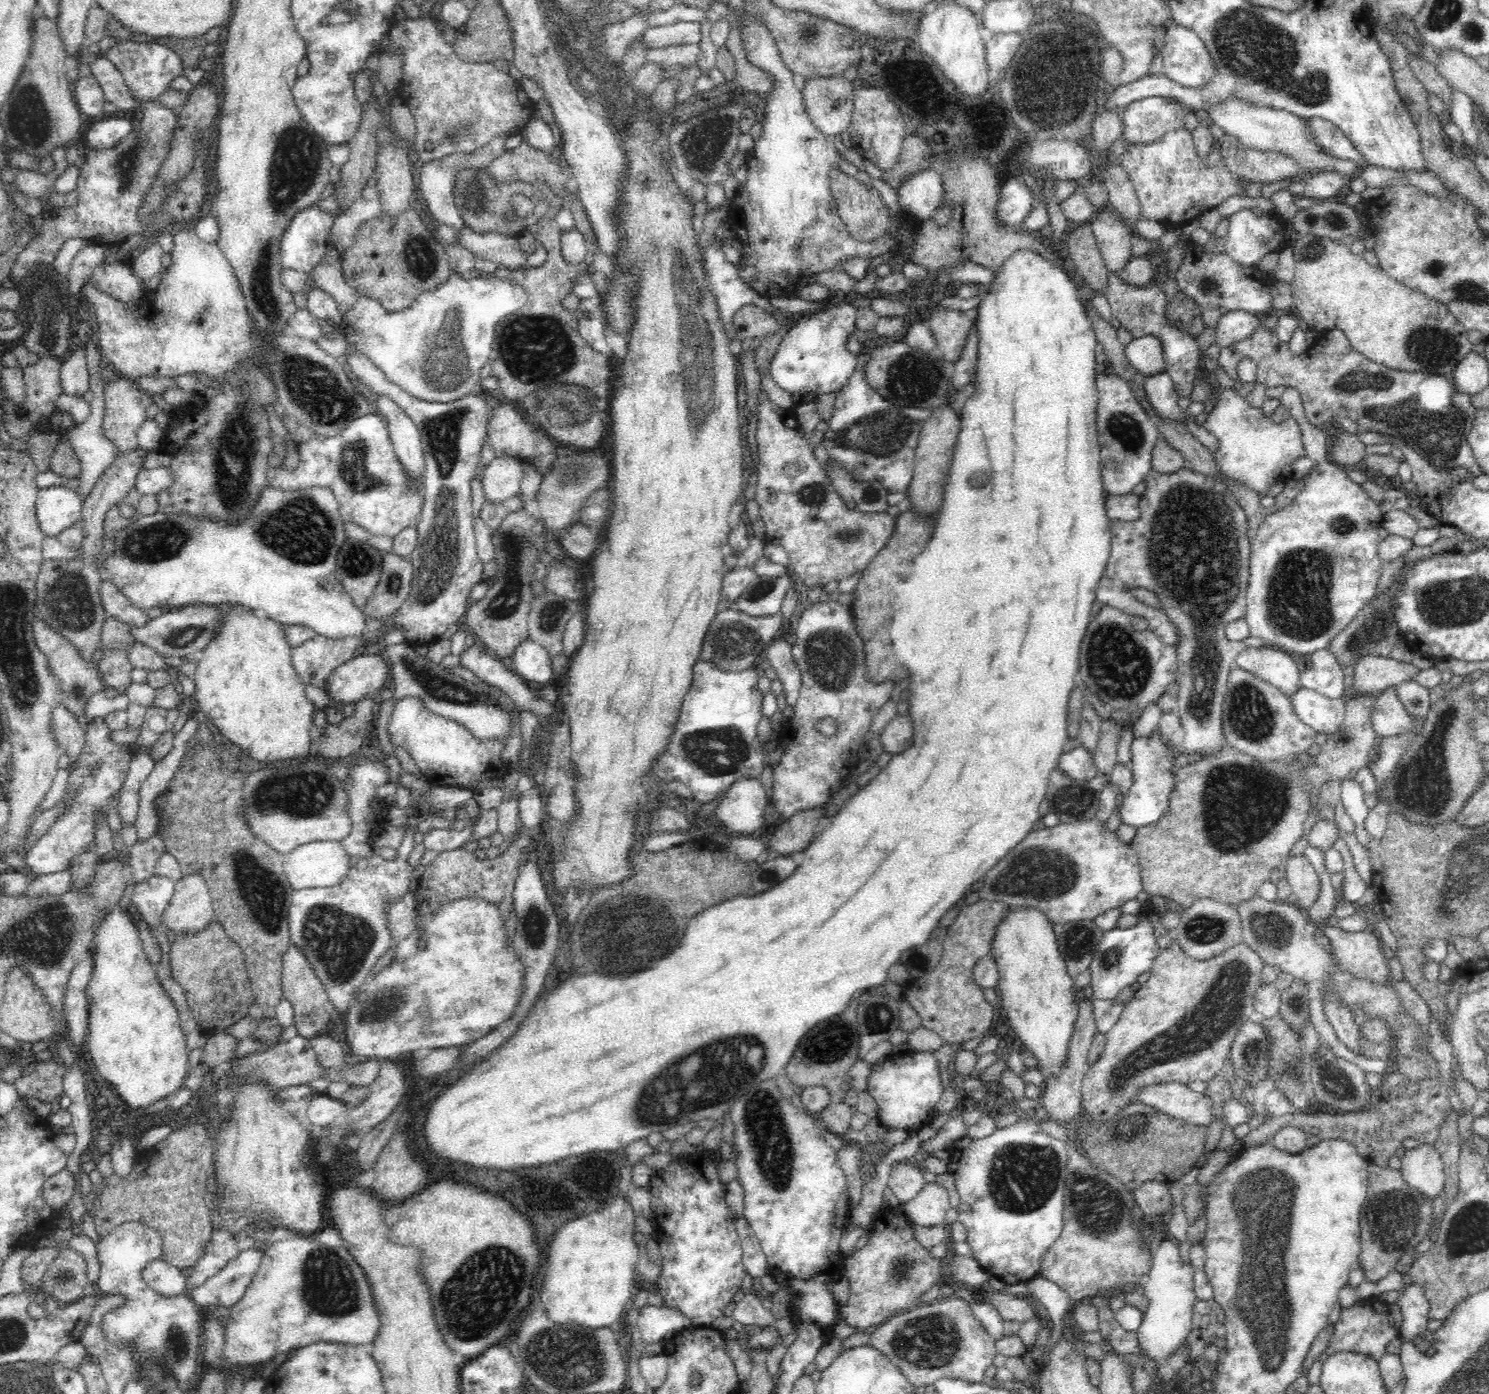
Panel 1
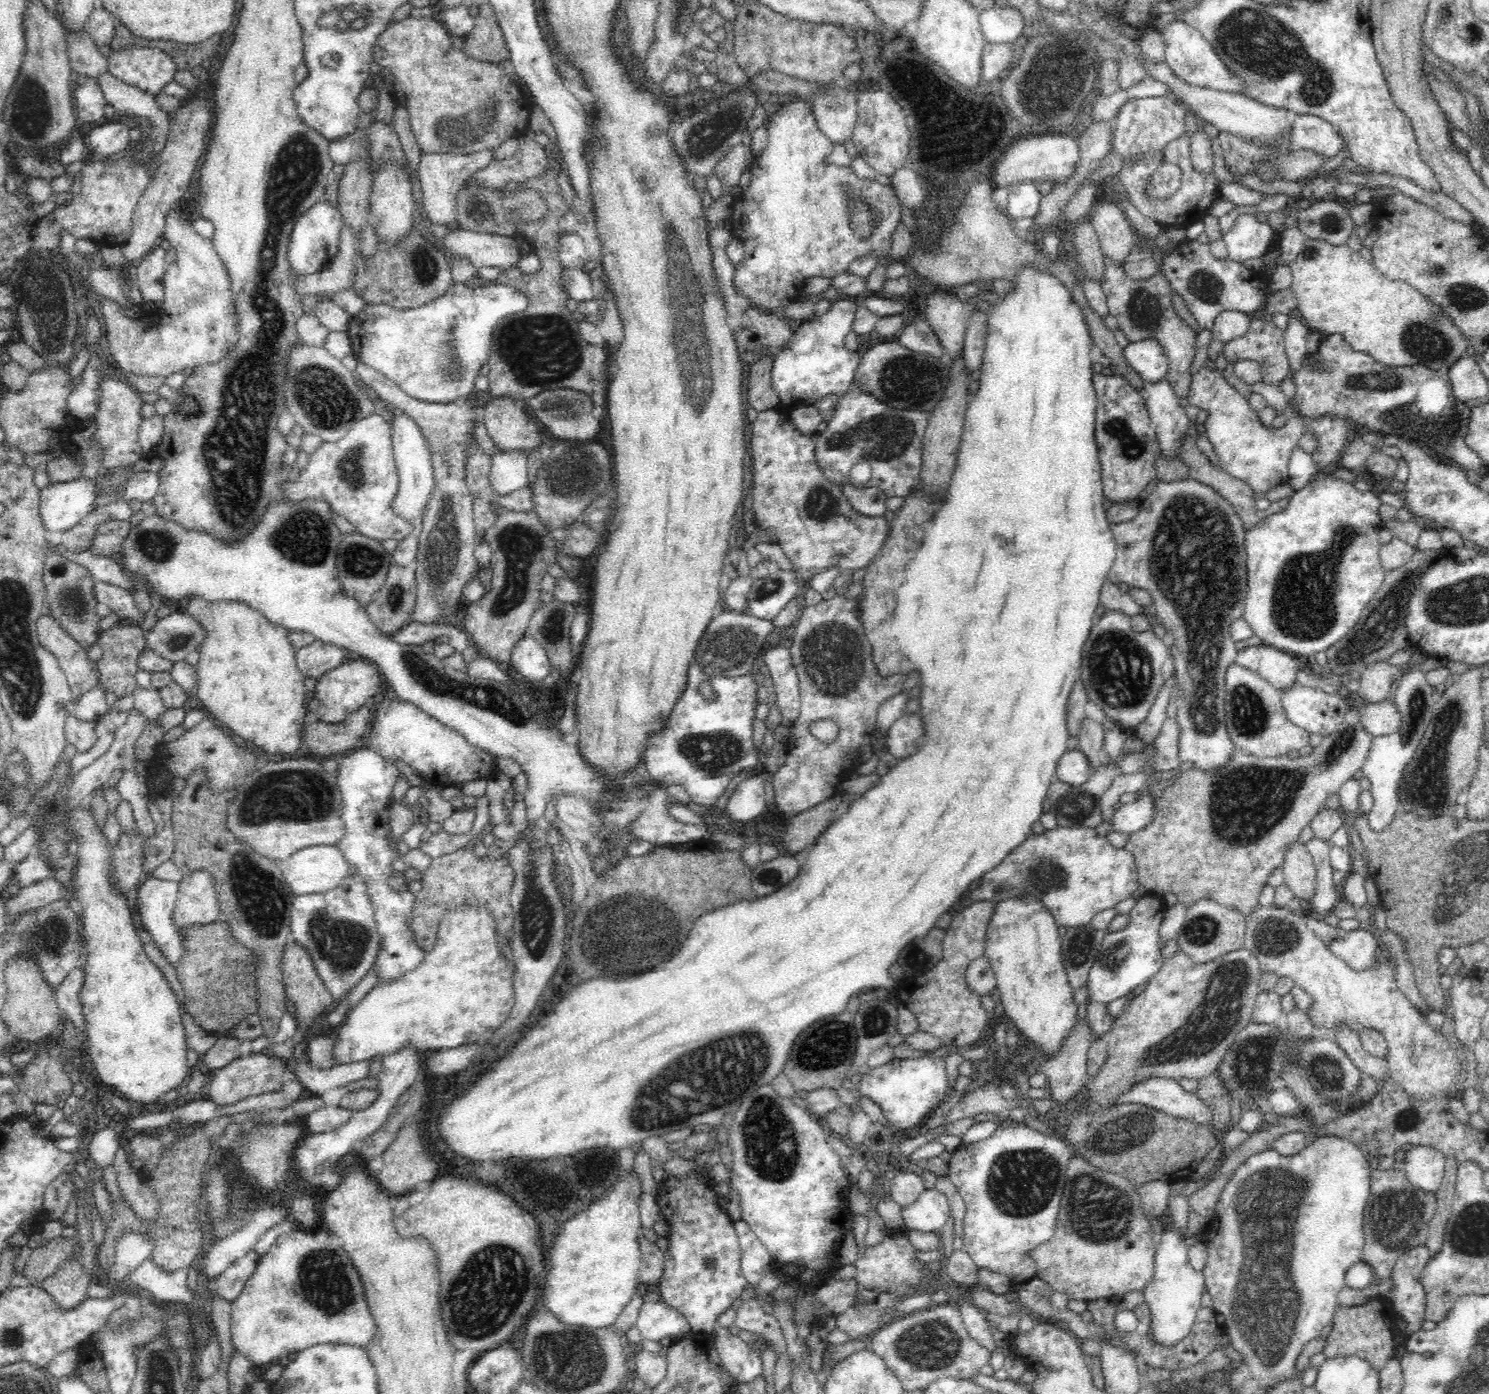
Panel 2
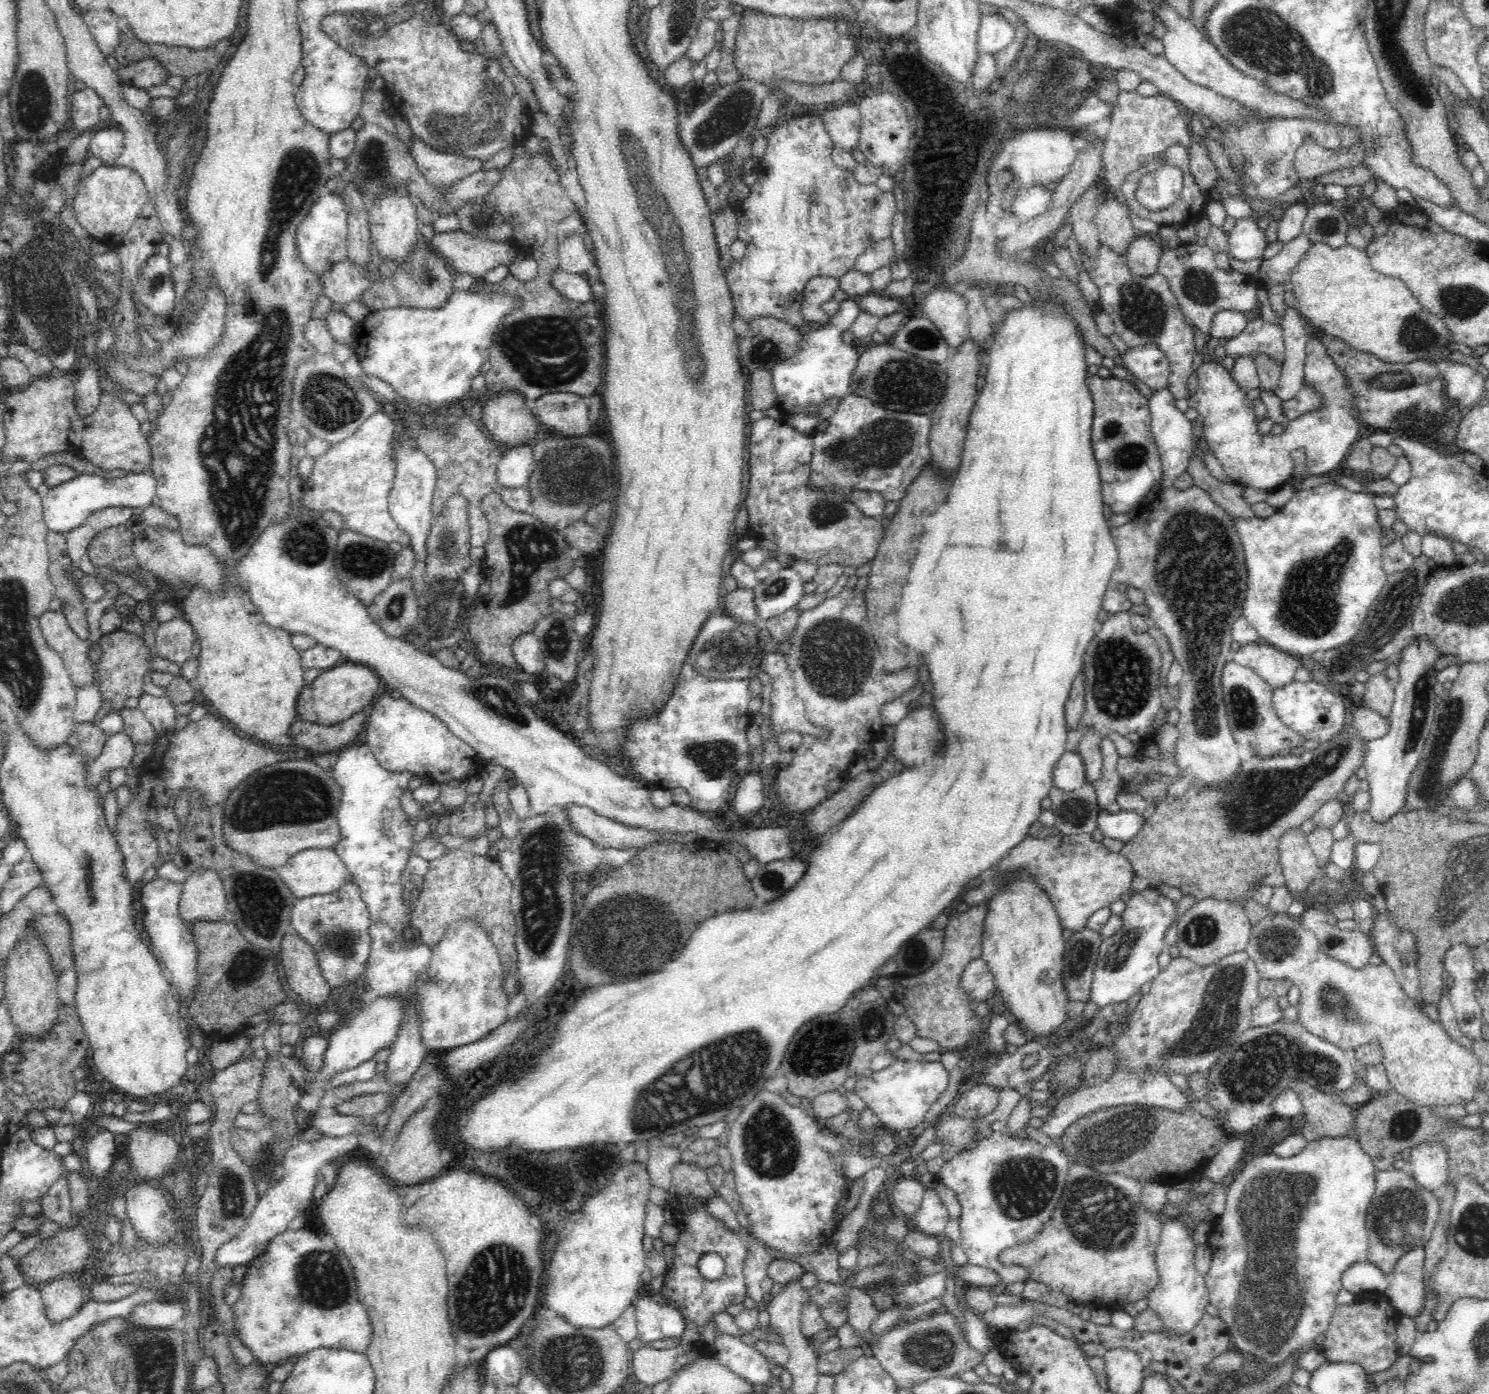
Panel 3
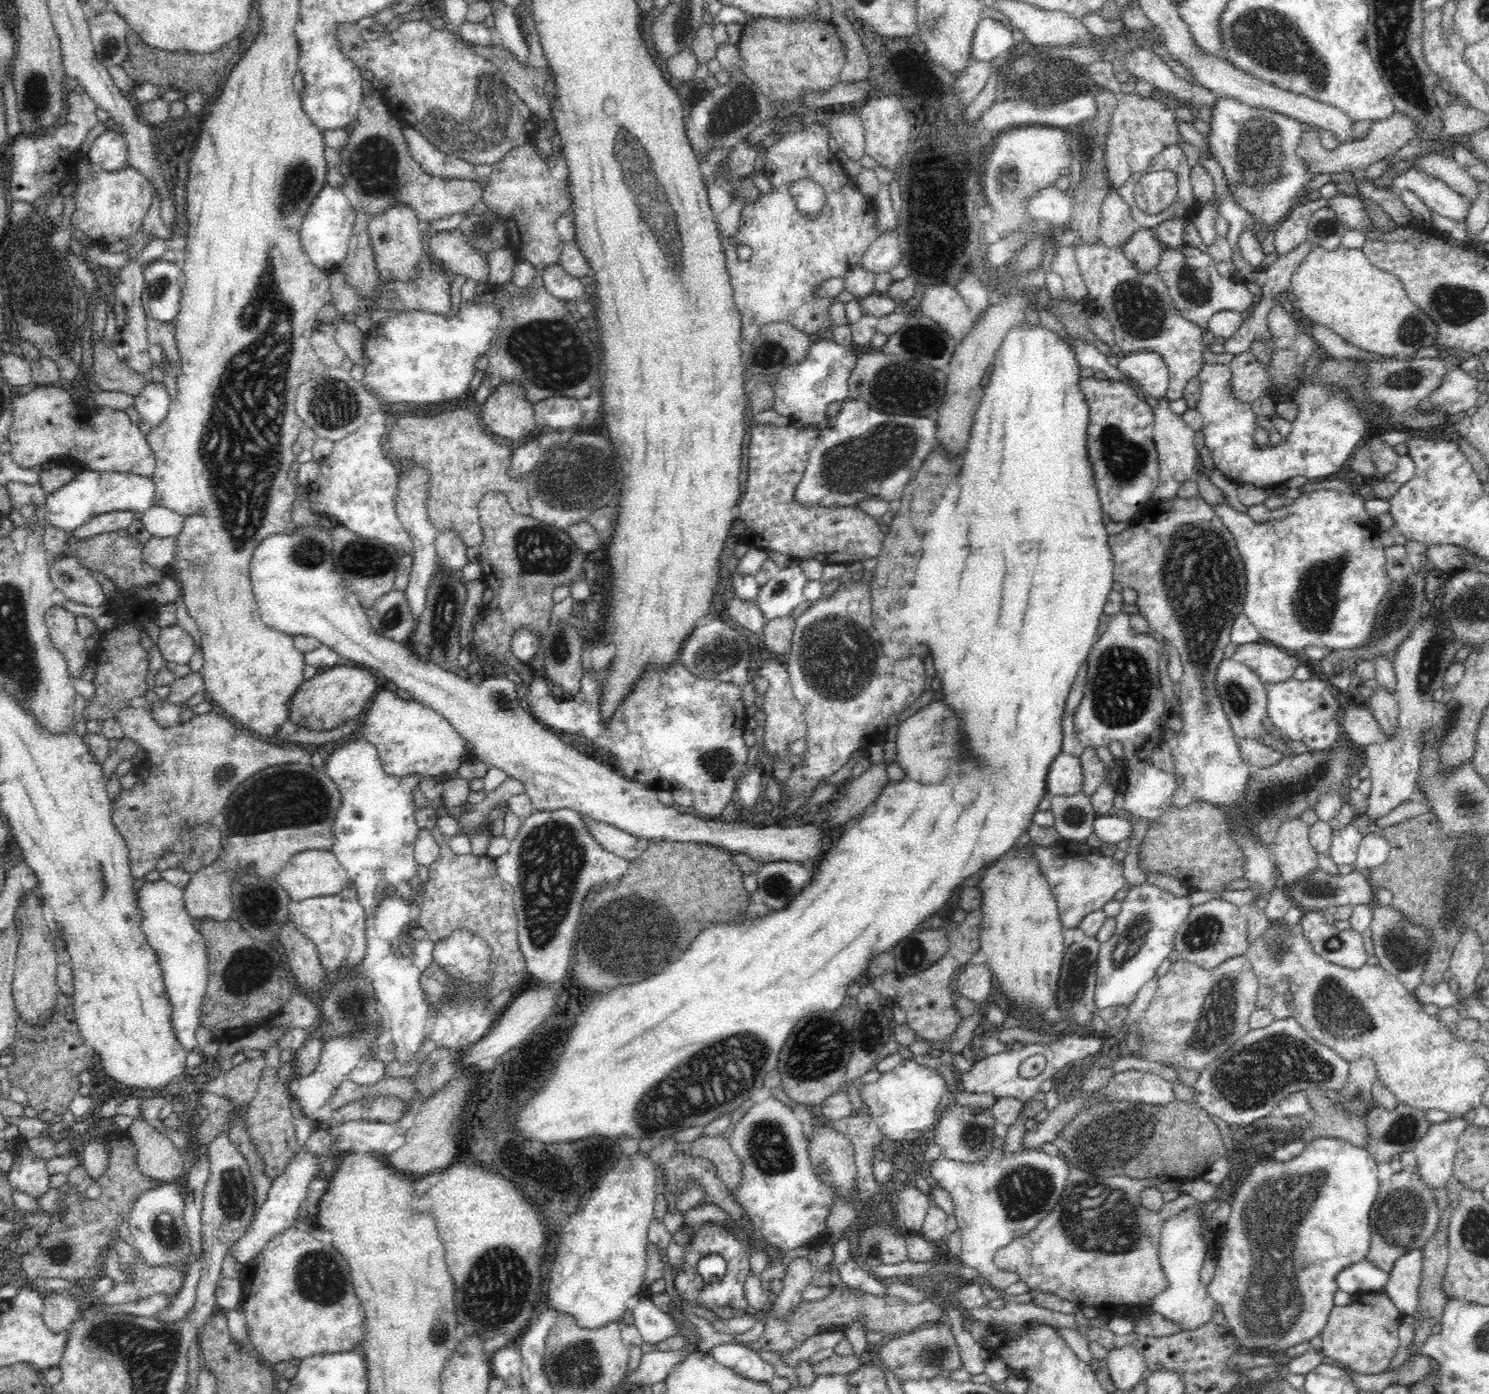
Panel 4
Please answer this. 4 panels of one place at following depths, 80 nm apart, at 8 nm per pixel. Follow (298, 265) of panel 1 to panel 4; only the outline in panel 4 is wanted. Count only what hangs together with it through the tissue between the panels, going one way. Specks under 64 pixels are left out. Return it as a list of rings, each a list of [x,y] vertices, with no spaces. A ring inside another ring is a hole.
[[[326,182],[306,211],[299,230],[302,249],[317,269],[330,272],[345,259],[354,230],[354,222],[356,222],[356,211],[344,194],[343,188],[331,186]]]

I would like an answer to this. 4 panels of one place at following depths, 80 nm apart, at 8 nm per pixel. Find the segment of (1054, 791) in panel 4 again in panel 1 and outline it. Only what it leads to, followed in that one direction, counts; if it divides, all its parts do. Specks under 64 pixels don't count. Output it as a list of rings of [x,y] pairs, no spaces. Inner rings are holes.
[[[1082,745],[1062,753],[1057,767],[1078,782],[1090,780],[1099,772],[1094,764],[1093,754]]]

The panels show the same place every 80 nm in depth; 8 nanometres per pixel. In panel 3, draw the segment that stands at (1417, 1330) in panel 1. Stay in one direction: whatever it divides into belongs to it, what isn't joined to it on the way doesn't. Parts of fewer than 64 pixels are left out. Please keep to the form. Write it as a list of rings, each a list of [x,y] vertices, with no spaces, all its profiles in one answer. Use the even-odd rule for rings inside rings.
[[[1422,1246],[1407,1251],[1395,1264],[1385,1294],[1399,1316],[1414,1318],[1421,1312],[1425,1297],[1424,1266],[1425,1249]]]

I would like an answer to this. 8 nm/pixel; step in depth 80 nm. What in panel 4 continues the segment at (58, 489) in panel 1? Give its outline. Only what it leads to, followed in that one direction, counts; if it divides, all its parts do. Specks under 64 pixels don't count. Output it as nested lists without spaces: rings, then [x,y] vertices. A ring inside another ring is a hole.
[[[84,470],[77,473],[74,480],[47,496],[45,503],[47,524],[72,532],[75,528],[86,524],[90,518],[106,512],[122,510],[134,514],[144,513],[153,506],[154,494],[155,484],[153,479],[148,477],[122,472]]]

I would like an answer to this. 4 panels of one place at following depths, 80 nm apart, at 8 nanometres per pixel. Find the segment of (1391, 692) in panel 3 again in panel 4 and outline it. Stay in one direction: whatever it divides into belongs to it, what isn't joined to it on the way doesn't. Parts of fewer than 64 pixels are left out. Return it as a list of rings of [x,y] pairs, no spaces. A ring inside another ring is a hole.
[[[1383,686],[1373,691],[1375,693],[1368,697],[1368,708],[1378,722],[1382,734],[1385,738],[1390,738],[1390,734],[1395,730],[1396,718],[1399,716],[1397,698]]]

